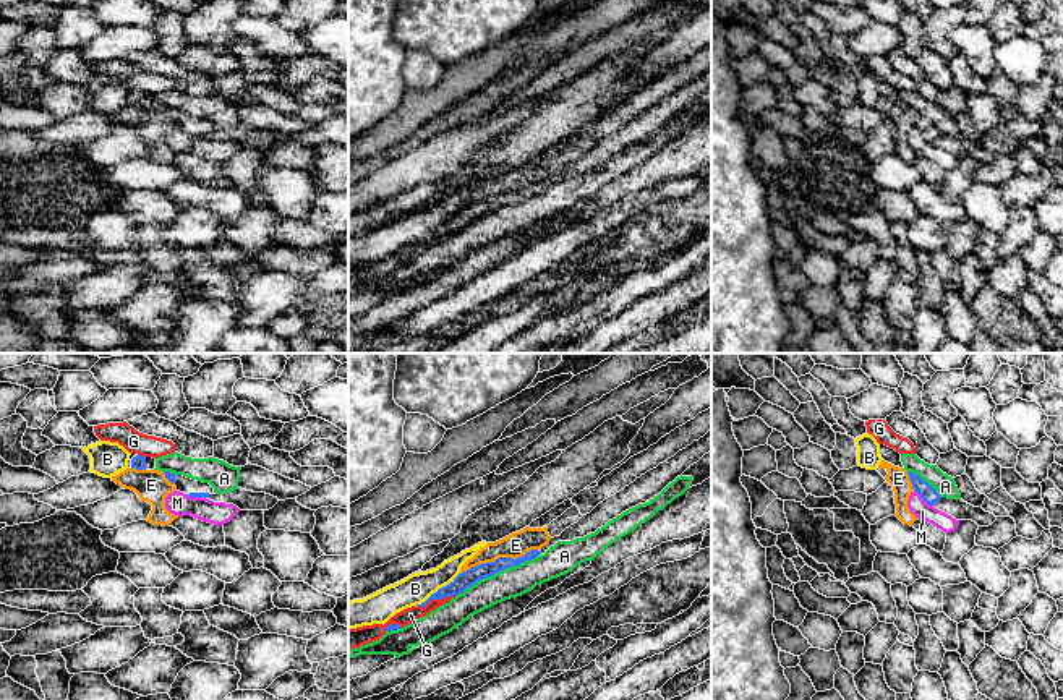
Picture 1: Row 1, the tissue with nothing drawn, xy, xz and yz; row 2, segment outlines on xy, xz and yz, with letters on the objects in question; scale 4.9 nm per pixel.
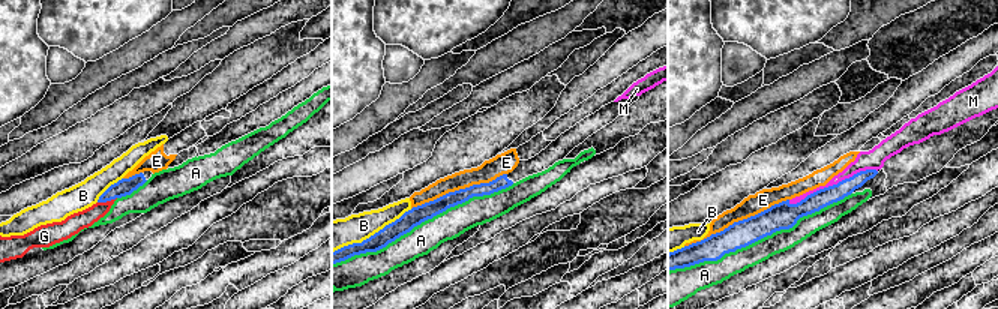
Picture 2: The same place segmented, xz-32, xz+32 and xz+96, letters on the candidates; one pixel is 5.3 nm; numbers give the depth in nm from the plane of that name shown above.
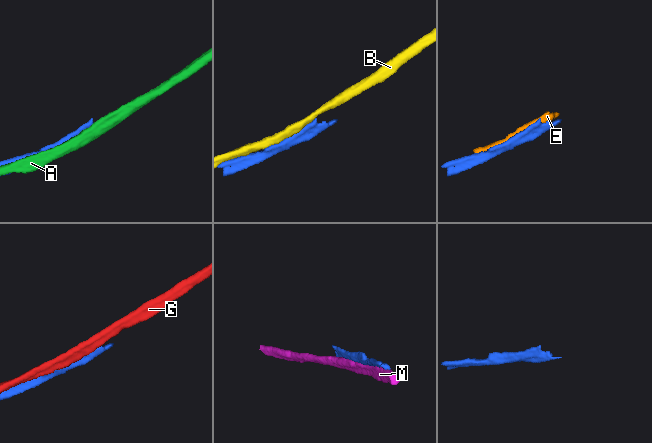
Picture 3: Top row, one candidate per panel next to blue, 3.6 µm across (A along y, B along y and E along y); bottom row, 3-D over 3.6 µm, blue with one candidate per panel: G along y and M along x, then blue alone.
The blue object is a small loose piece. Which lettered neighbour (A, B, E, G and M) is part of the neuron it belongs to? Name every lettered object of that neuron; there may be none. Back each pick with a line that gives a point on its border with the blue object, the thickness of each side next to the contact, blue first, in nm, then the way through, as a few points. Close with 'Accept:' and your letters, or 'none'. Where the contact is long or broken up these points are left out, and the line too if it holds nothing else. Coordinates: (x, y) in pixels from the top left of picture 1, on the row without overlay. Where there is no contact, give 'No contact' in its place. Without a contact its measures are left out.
Accept: none

